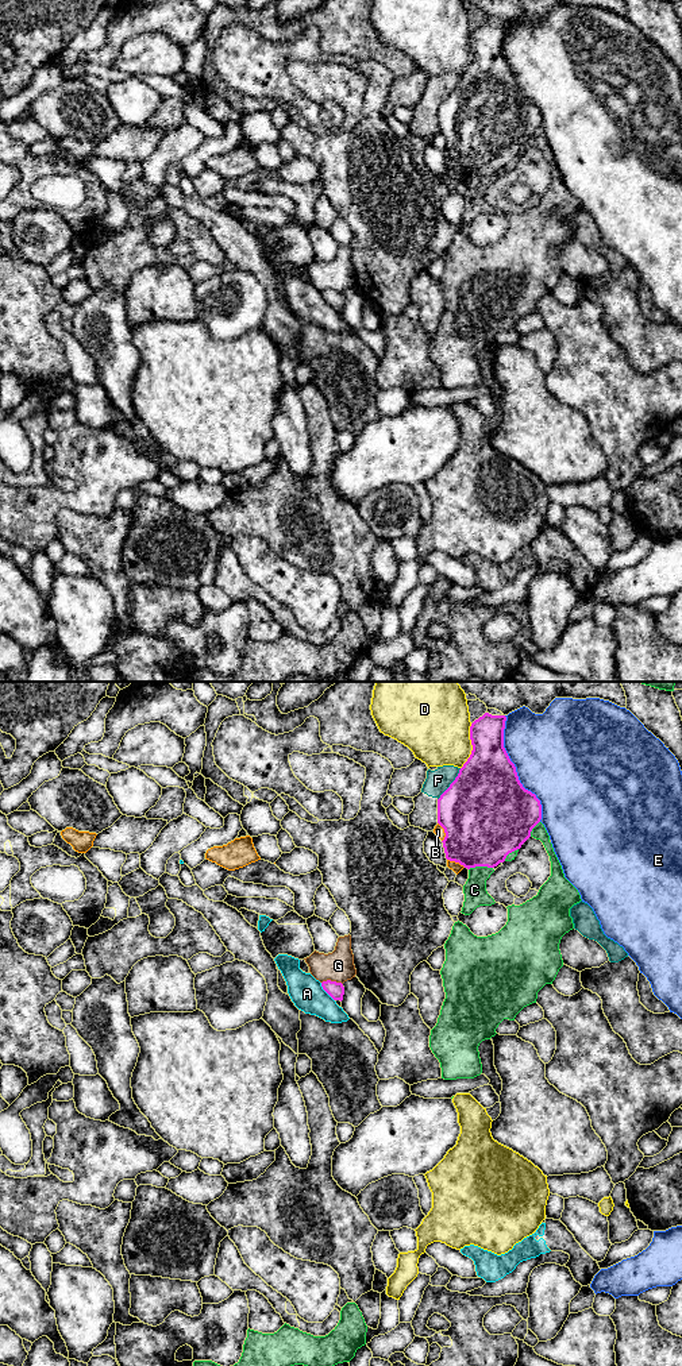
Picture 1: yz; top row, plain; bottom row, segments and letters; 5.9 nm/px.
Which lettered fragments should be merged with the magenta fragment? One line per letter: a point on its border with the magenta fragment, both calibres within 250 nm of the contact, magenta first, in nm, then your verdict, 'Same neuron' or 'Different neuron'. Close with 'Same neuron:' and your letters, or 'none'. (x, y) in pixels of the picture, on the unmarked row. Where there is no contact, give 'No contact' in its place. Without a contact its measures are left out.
A: Touches magenta at yz (326, 300). Thickness 100 nm (magenta) against 200 nm. Different neuron
B: Touches magenta at yz (444, 141). Thickness 500 nm (magenta) against 60 nm. Different neuron
C: Touches magenta at yz (480, 174). Thickness 460 nm (magenta) against 140 nm. Different neuron
D: Touches magenta at yz (473, 56). Thickness 380 nm (magenta) against 400 nm. Different neuron
E: Touches magenta at yz (515, 78). Thickness 460 nm (magenta) against 480 nm. Different neuron
F: Touches magenta at yz (450, 93). Thickness 500 nm (magenta) against 140 nm. Different neuron
G: Touches magenta at yz (332, 290). Thickness 100 nm (magenta) against 180 nm. Different neuron
Same neuron: none

